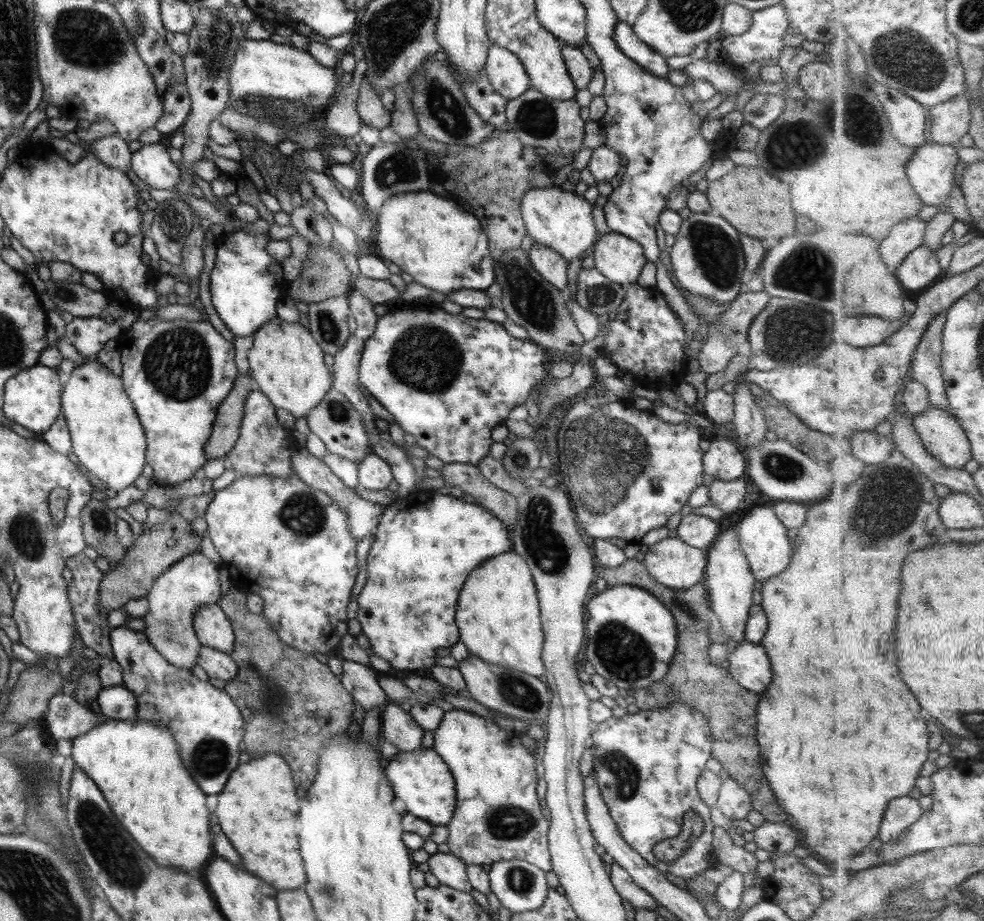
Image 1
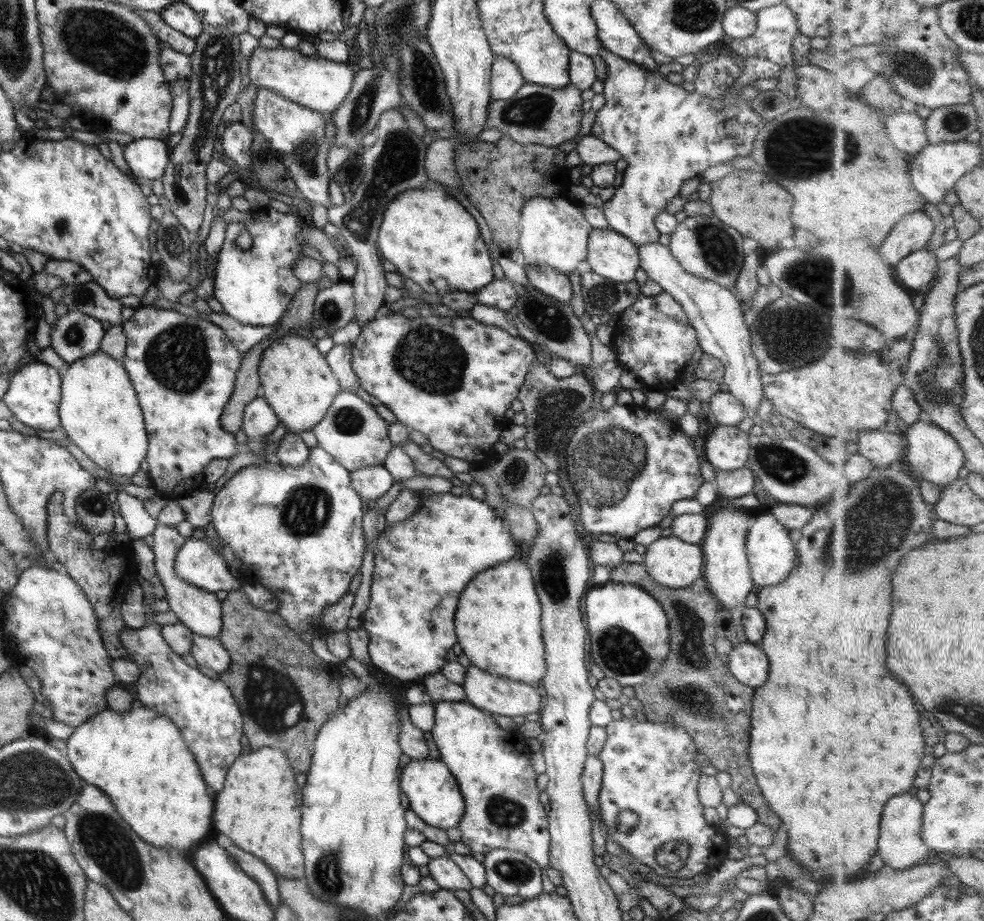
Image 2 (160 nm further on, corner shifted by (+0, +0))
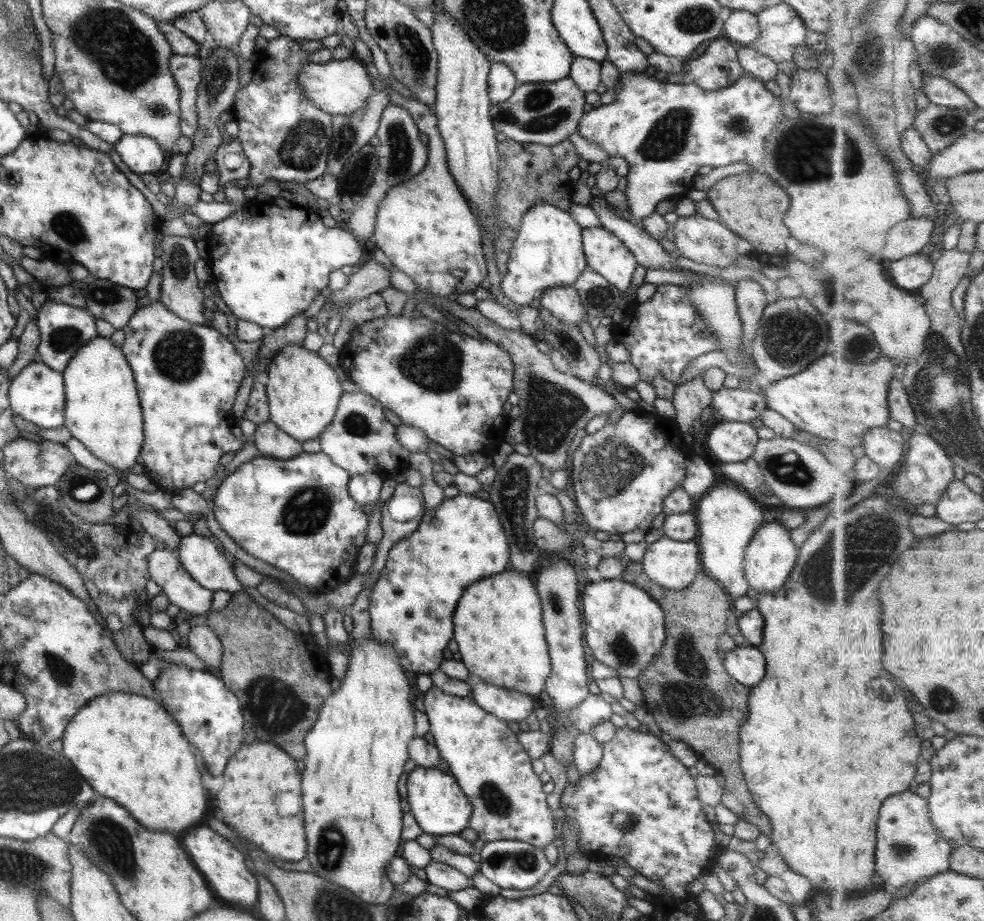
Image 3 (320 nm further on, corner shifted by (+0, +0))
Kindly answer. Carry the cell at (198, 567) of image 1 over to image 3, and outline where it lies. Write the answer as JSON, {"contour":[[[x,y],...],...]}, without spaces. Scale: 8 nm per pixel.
{"contour":[[[194,533],[179,537],[179,564],[201,588],[215,592],[245,592],[216,540]]]}

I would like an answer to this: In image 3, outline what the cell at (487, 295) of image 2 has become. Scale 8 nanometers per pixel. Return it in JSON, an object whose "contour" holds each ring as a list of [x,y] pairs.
{"contour":[[[540,202],[529,207],[522,214],[517,234],[509,246],[506,273],[501,276],[501,292],[513,304],[528,306],[533,300],[540,300],[541,295],[548,288],[553,288],[554,286],[572,286],[587,265],[582,251],[581,229],[569,217],[568,212],[556,206]]]}

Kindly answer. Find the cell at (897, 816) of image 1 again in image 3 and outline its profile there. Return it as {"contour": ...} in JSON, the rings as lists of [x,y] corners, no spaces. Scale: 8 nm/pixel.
{"contour":[[[917,792],[889,797],[881,808],[876,846],[876,876],[890,888],[903,888],[909,882],[930,878],[950,870],[953,847],[932,821],[929,799]]]}

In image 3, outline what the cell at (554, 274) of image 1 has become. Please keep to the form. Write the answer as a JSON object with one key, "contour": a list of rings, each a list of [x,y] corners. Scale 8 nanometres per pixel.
{"contour":[[[554,286],[548,288],[541,295],[540,307],[549,311],[553,318],[563,324],[575,326],[587,320],[585,308],[581,304],[581,299],[577,291],[572,286]]]}

